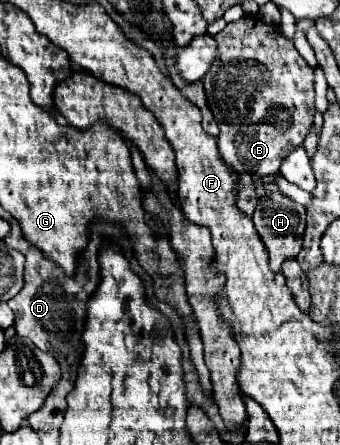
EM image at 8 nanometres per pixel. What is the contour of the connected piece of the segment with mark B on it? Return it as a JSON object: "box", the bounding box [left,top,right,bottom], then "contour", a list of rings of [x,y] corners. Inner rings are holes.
{"box":[203,16,315,174],"contour":[[[243,16],[237,22],[227,24],[217,36],[219,54],[203,76],[205,94],[209,108],[219,124],[219,150],[221,158],[239,174],[277,174],[281,160],[291,152],[291,148],[299,146],[309,126],[313,124],[315,114],[315,92],[313,92],[313,68],[303,60],[303,56],[295,50],[291,40],[281,38],[277,26],[269,26],[255,16]]]}

